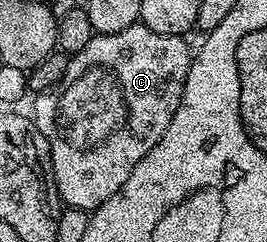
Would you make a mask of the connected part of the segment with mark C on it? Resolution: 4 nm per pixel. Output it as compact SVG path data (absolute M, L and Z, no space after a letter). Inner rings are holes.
M141 21L134 23L129 29L121 29L121 33L109 33L108 35L97 33L91 38L89 45L85 45L85 49L81 49L77 54L68 58L67 68L57 89L40 91L34 96L33 118L37 129L41 129L45 141L49 145L51 176L55 179L55 187L59 190L60 200L67 207L76 207L78 210L88 213L98 209L105 201L109 201L109 197L113 197L113 193L117 193L117 189L121 189L121 185L125 185L125 181L129 181L129 173L133 173L133 169L141 161L141 157L145 157L145 153L149 153L149 149L153 149L153 145L157 145L157 141L161 141L161 133L165 133L165 129L169 129L169 121L173 121L173 113L177 113L177 105L181 105L185 81L189 77L193 51L192 48L187 48L187 41L182 35L153 33L153 29L149 29Z

